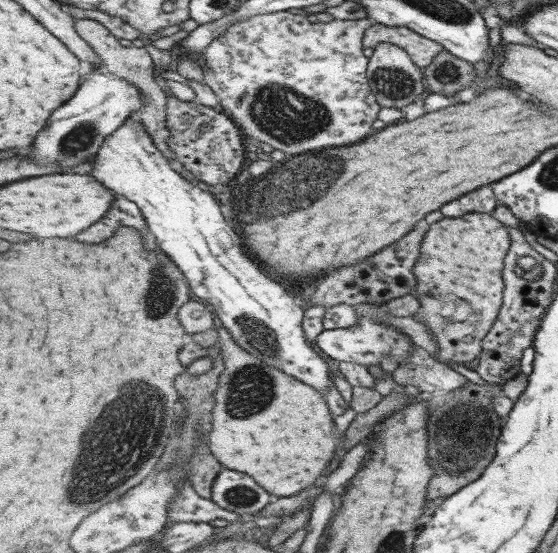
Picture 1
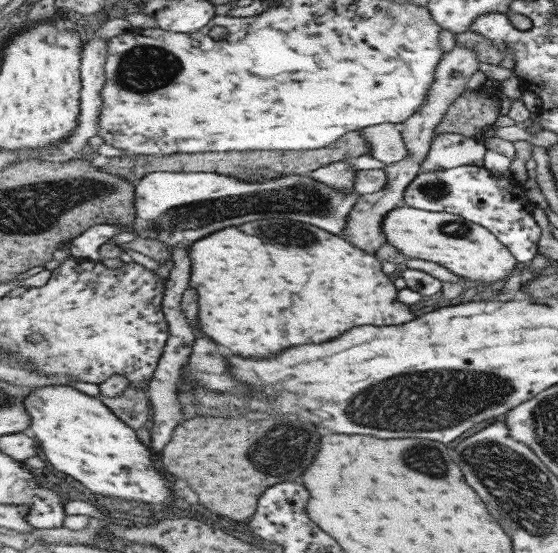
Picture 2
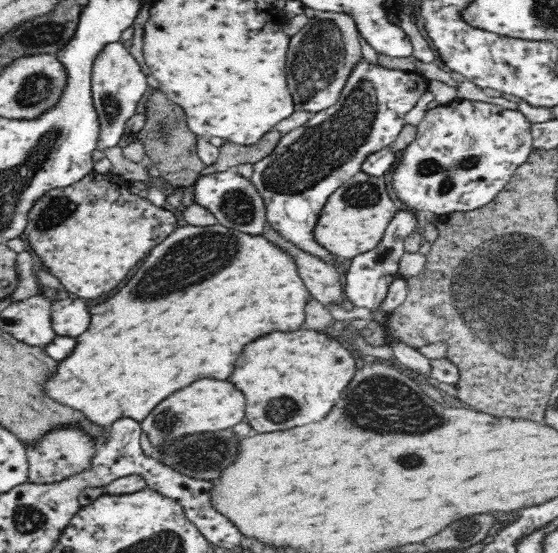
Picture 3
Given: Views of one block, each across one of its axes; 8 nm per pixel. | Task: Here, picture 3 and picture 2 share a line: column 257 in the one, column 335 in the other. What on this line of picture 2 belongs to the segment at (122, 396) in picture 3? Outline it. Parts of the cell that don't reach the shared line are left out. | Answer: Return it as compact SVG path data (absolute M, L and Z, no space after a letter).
M267 219L266 221L253 221L244 225L225 228L209 234L201 240L190 244L191 259L193 262L193 270L191 270L191 284L189 286L199 290L199 318L203 322L203 332L211 334L211 338L215 338L215 342L229 346L235 354L245 356L245 358L273 358L279 352L291 348L291 346L301 346L301 344L323 344L329 340L339 338L341 334L349 332L355 326L365 326L365 324L375 324L375 326L393 326L393 324L405 324L417 318L417 314L399 302L397 296L397 288L393 284L393 280L389 278L387 272L382 269L381 261L373 253L353 245L351 241L343 238L343 236L333 234L331 231L319 228L313 224L307 224L291 219Z

